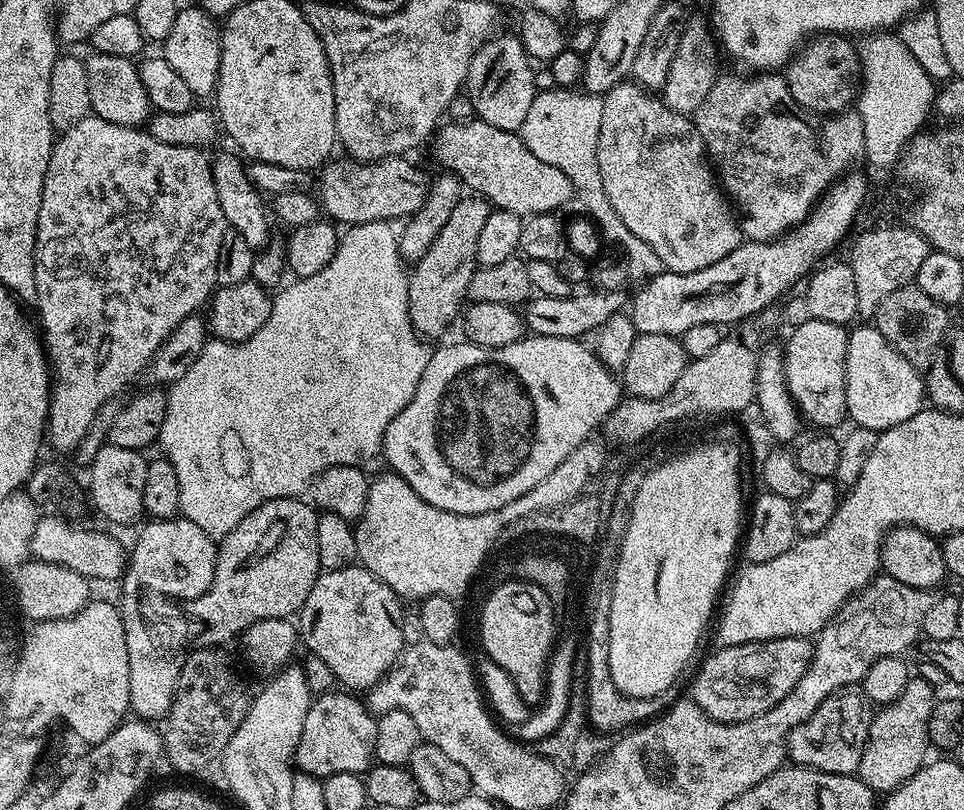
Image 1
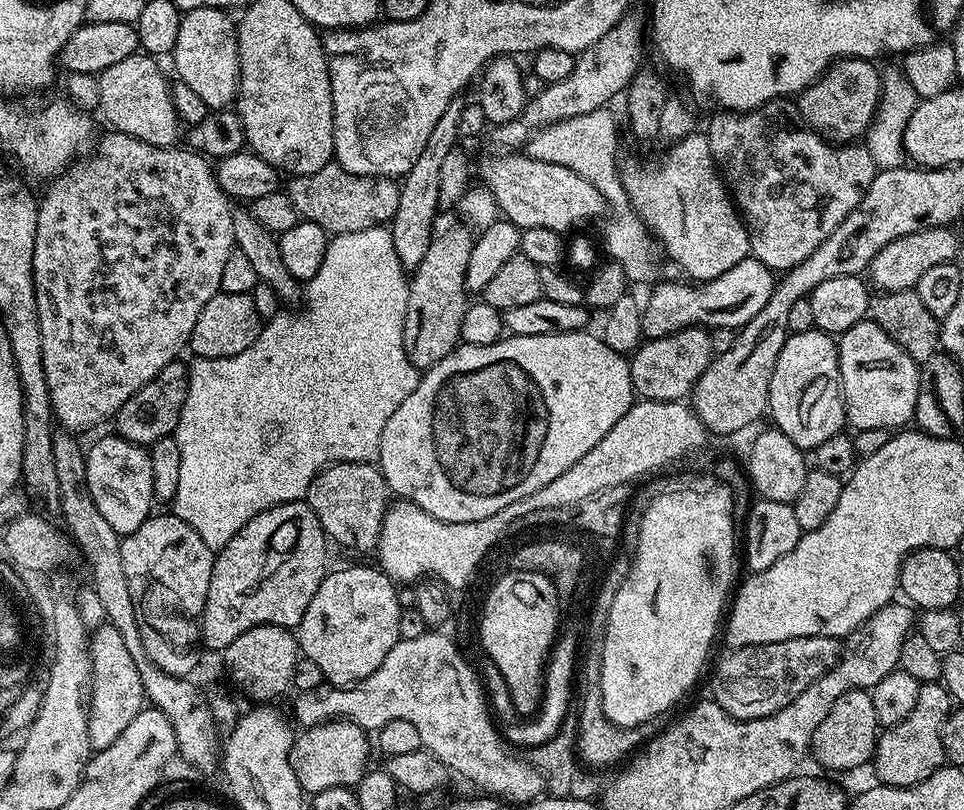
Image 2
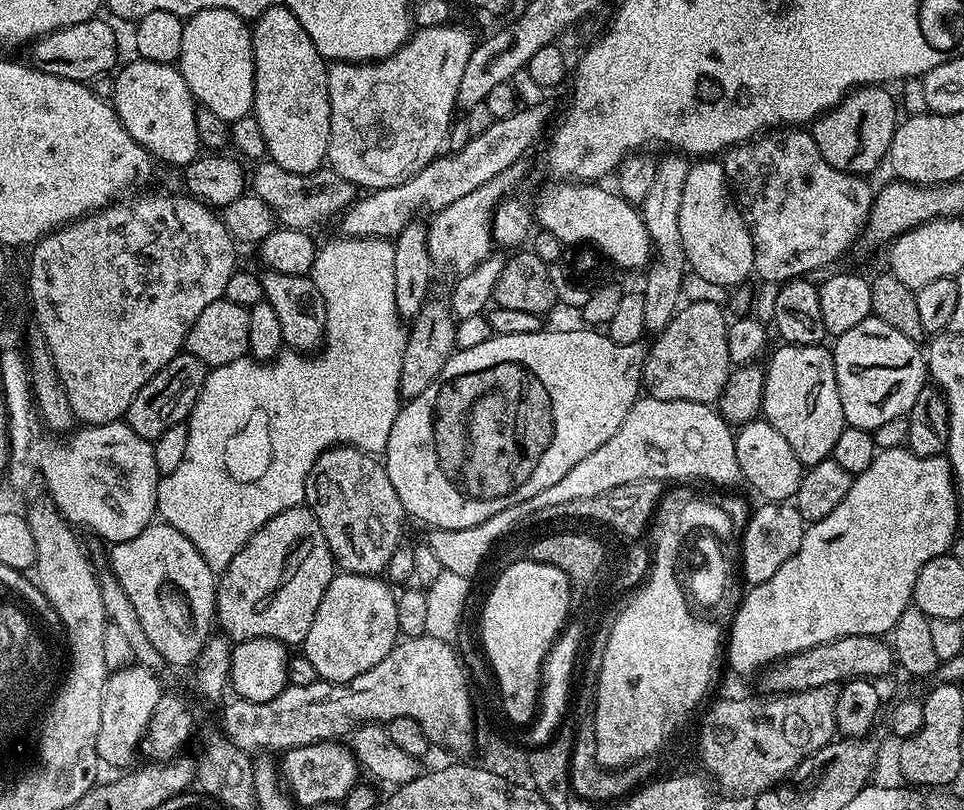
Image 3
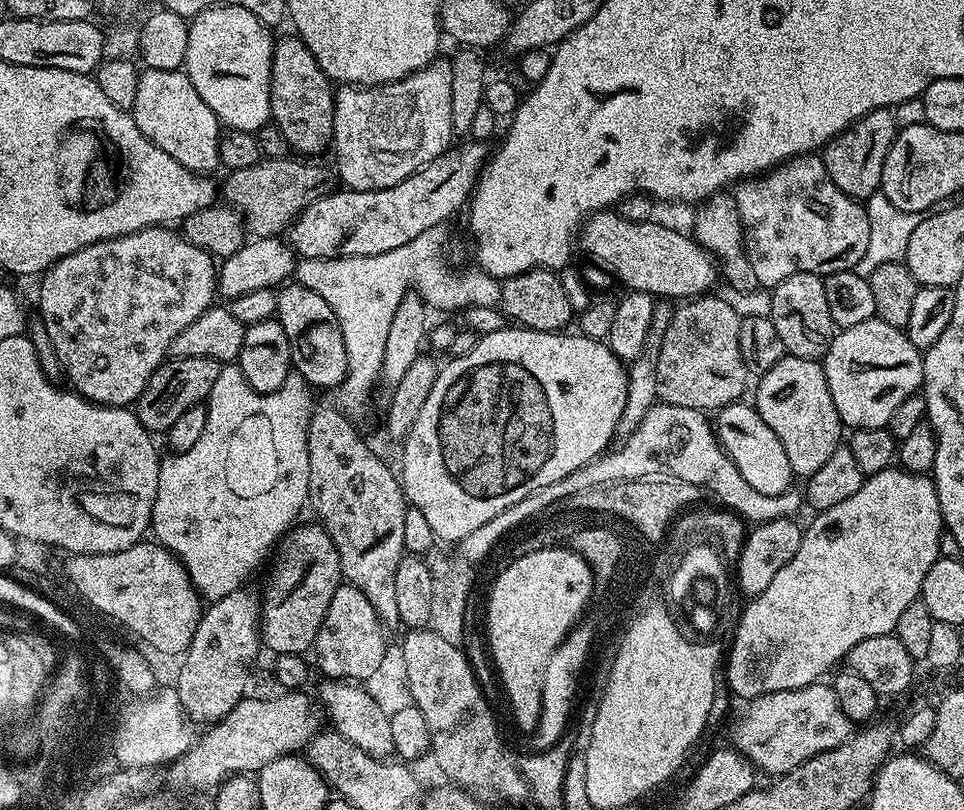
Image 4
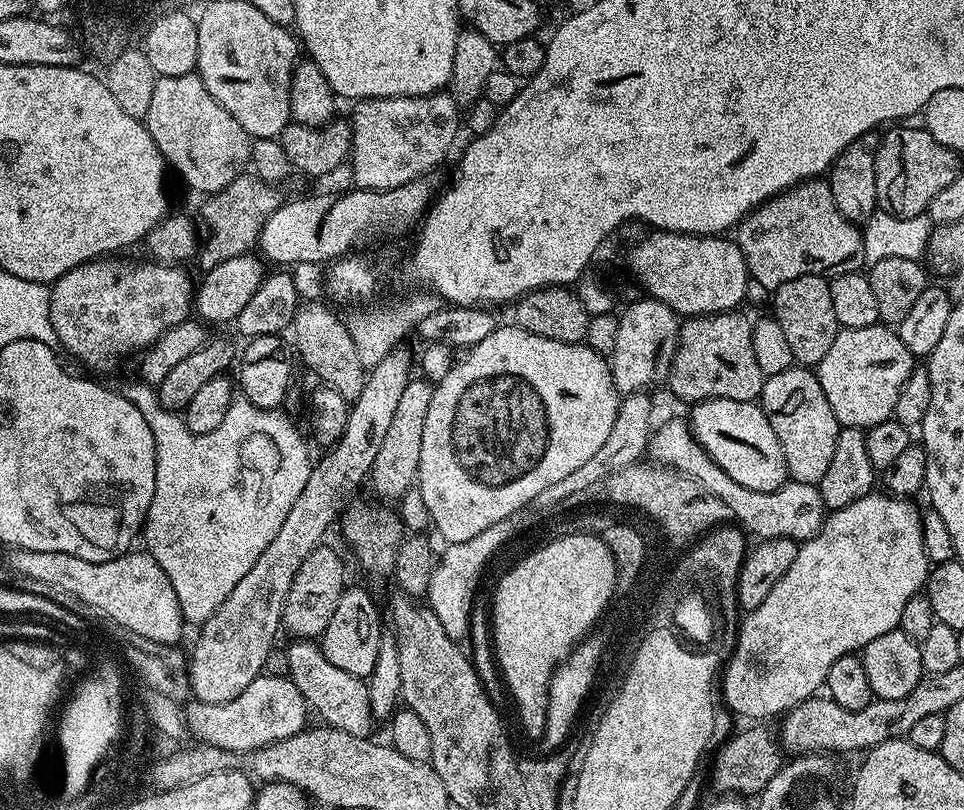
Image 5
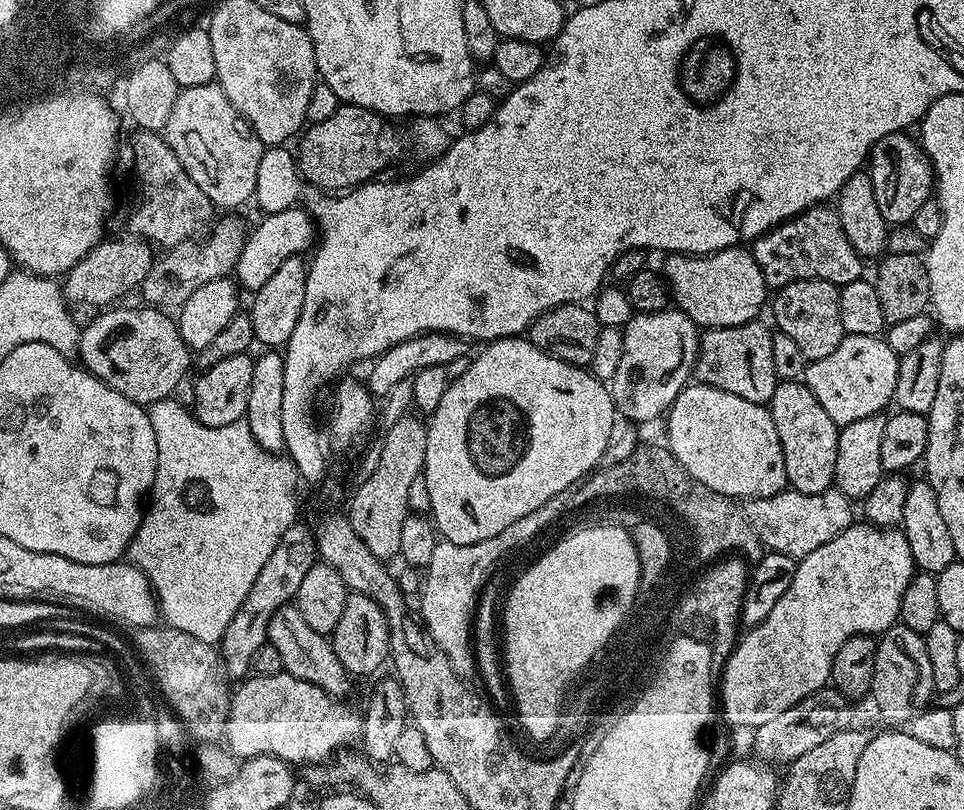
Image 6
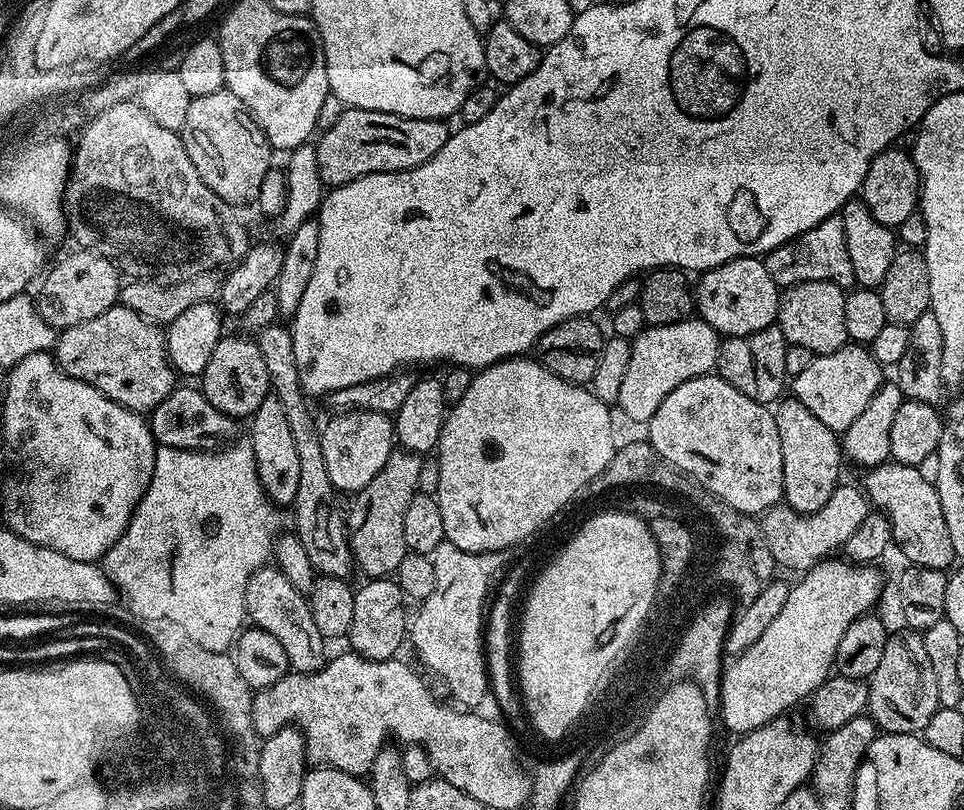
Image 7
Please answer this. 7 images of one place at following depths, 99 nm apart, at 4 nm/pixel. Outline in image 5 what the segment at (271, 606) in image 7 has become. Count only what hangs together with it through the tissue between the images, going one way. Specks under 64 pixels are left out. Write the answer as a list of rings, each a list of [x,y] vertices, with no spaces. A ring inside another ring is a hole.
[[[296,640],[286,648],[288,654],[288,679],[298,686],[302,698],[308,703],[309,709],[321,716],[323,723],[332,728],[346,731],[348,734],[363,737],[373,735],[374,721],[370,710],[367,683],[354,674],[346,674],[346,670],[338,670],[326,658],[319,643],[310,640]]]

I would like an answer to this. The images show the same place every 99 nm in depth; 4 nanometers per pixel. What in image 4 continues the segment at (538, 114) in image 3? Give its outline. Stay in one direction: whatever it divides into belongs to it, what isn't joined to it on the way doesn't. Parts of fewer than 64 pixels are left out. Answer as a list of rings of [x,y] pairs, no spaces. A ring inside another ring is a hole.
[[[484,142],[467,143],[461,148],[449,147],[447,152],[434,158],[428,165],[422,166],[416,173],[410,174],[405,181],[390,186],[389,189],[378,189],[373,192],[333,190],[327,196],[318,198],[300,211],[300,215],[286,233],[287,243],[291,244],[297,257],[309,260],[386,254],[386,250],[398,250],[398,246],[414,242],[414,238],[421,234],[422,230],[448,222],[460,207],[461,211],[469,203],[472,189],[475,188],[480,172],[490,155],[490,148]]]

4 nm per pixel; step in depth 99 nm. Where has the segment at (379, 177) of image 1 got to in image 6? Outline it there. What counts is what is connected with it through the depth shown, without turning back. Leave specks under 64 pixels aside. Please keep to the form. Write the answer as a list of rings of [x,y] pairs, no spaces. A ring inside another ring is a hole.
[[[235,215],[225,216],[228,216],[225,220],[217,219],[203,238],[187,240],[185,244],[165,251],[164,257],[161,260],[159,257],[153,263],[138,289],[139,295],[144,295],[145,305],[161,310],[179,309],[186,297],[198,290],[198,286],[214,282],[214,278],[232,276],[235,273],[236,263],[242,254],[242,246],[246,239],[246,227],[244,228],[242,221],[232,217]]]

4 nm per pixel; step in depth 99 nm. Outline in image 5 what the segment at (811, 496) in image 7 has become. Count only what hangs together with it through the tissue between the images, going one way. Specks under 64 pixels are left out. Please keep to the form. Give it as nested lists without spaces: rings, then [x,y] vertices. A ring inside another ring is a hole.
[[[793,366],[767,377],[758,403],[774,426],[778,442],[782,442],[789,477],[801,482],[819,481],[828,465],[828,457],[834,454],[838,425],[834,410],[828,408],[826,394],[820,392],[820,379],[815,376],[813,369]]]

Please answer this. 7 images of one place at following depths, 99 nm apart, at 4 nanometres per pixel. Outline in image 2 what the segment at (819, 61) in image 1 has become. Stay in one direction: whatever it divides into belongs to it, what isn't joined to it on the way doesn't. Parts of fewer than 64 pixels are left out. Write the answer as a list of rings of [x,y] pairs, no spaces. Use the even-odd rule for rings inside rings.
[[[850,58],[849,60],[835,60],[828,69],[821,74],[820,77],[813,84],[810,85],[806,90],[802,90],[799,96],[795,97],[794,103],[798,111],[800,111],[800,116],[803,118],[807,124],[815,130],[815,132],[820,135],[823,140],[827,140],[830,144],[850,144],[859,141],[861,137],[867,133],[870,125],[872,125],[872,119],[876,117],[876,111],[880,105],[880,85],[882,83],[882,72],[881,69],[876,69],[877,65],[870,60],[859,60],[858,58]]]

